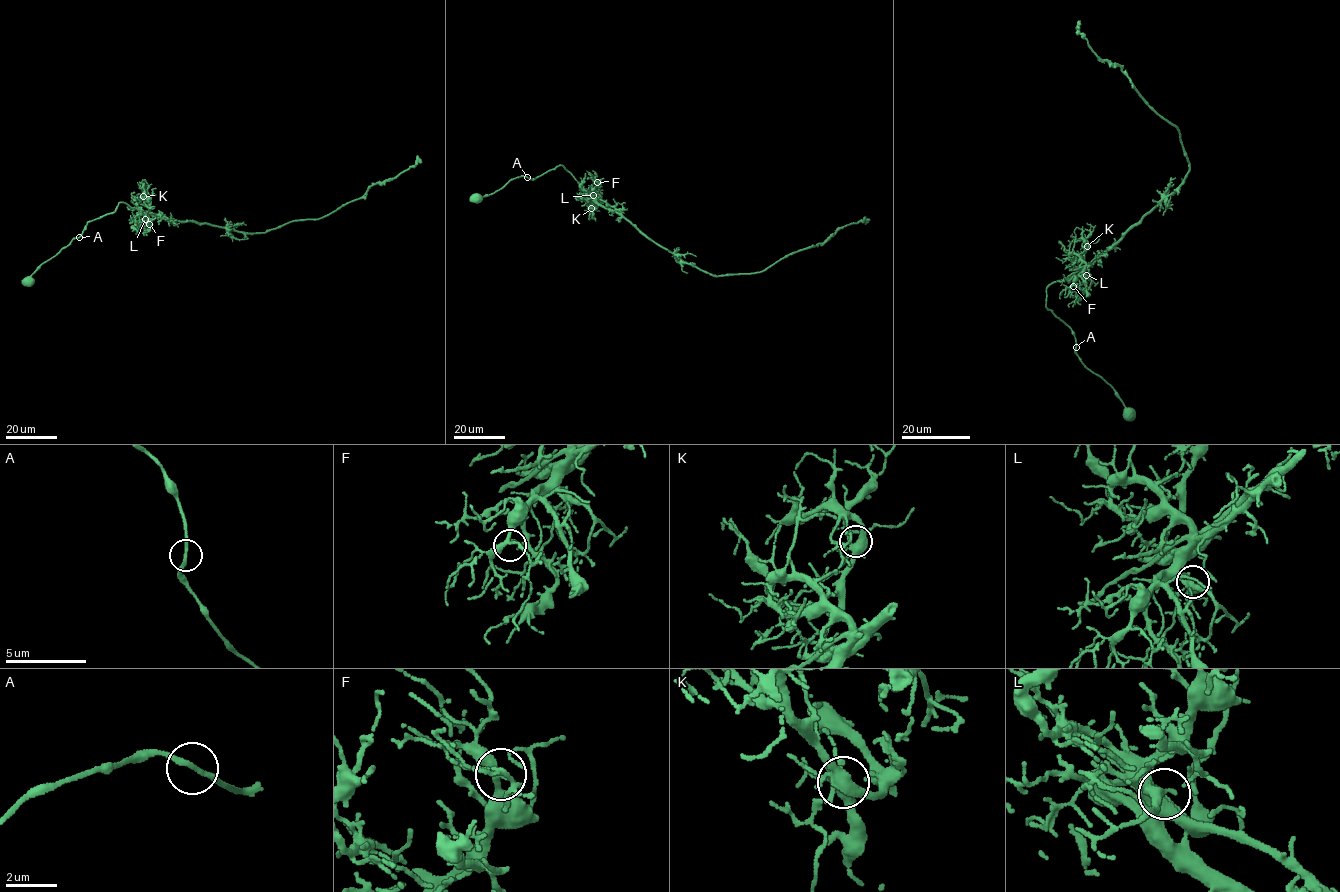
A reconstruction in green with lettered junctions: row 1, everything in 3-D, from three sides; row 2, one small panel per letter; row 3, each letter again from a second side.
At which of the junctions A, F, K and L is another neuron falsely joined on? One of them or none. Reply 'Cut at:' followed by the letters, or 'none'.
Cut at: none

